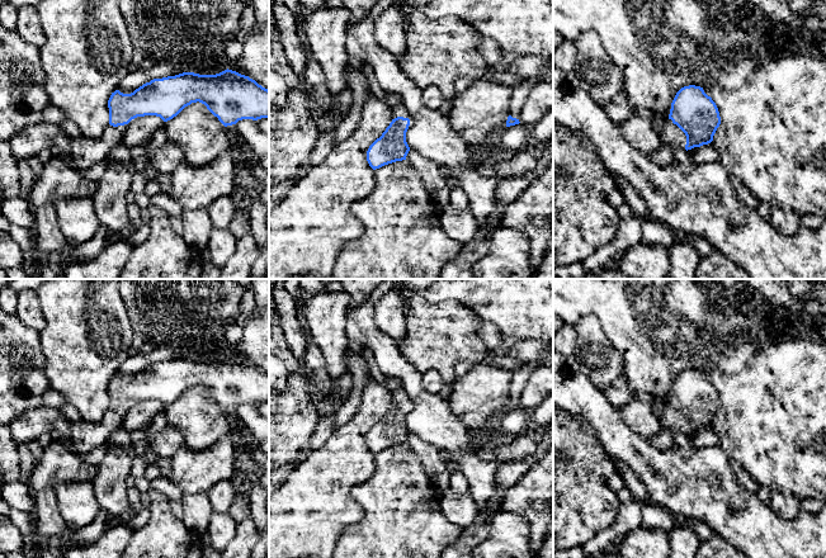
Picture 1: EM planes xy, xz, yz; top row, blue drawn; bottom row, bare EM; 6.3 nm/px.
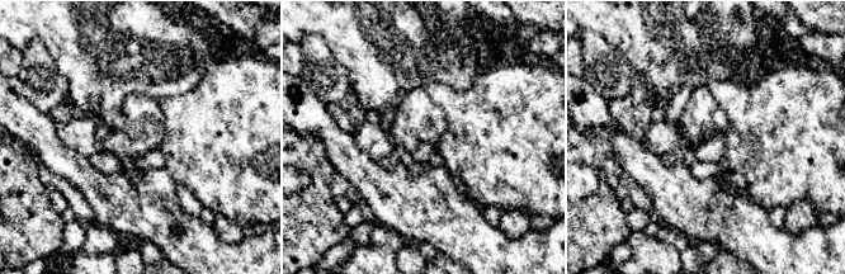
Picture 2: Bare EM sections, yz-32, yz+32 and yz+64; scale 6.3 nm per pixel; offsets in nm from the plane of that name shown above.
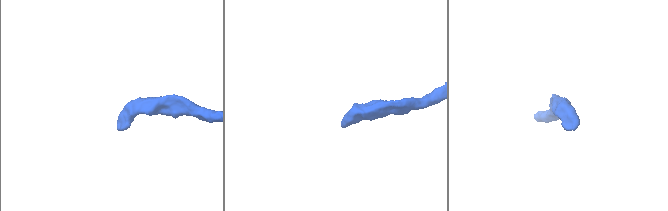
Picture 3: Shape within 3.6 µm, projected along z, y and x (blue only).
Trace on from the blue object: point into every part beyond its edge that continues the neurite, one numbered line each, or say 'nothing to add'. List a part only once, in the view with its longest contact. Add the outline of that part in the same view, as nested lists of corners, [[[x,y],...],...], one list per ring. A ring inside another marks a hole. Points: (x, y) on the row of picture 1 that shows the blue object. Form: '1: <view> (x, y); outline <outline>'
1: yz (670, 135); outline [[[665,119],[664,127],[660,132],[660,140],[662,146],[674,148],[685,148],[686,136],[685,133],[672,123],[671,119]]]

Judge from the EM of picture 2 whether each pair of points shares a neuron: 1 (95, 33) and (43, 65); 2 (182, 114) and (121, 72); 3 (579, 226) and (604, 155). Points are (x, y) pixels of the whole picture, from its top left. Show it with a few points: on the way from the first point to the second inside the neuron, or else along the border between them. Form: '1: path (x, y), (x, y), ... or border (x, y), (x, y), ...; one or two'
1: border (33, 38), (42, 43), (55, 67), (69, 85); two
2: border (187, 91), (156, 100); two
3: path (596, 208), (607, 198), (605, 173); one

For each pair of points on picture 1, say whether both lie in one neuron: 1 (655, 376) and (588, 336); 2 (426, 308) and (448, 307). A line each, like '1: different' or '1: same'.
1: different
2: same

